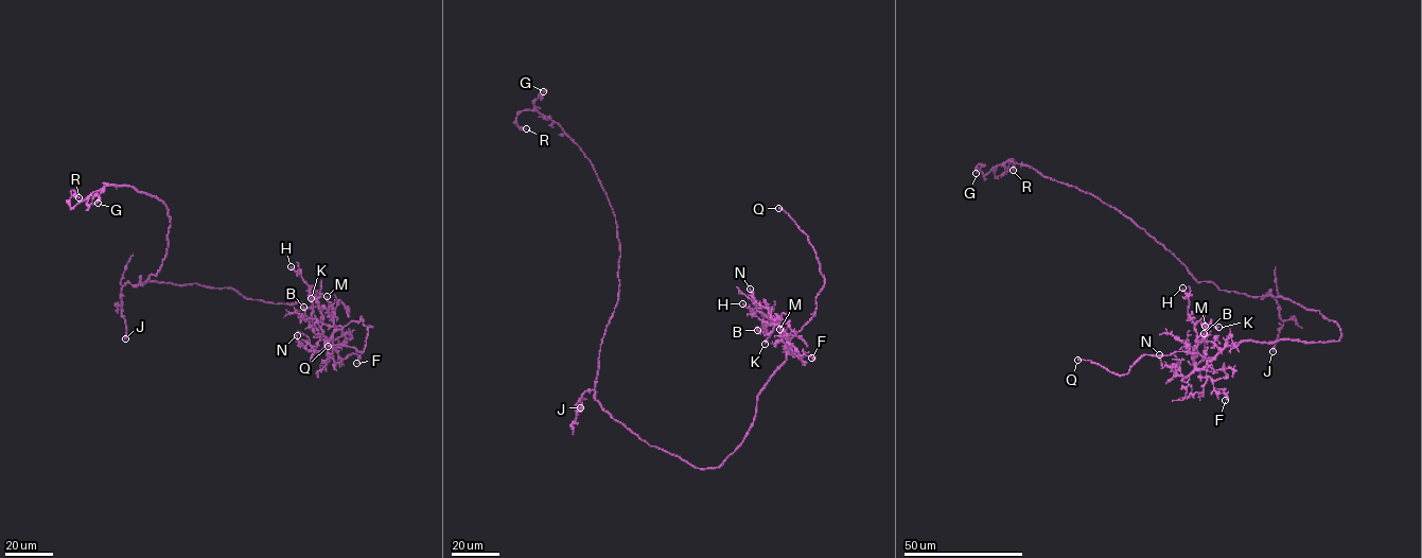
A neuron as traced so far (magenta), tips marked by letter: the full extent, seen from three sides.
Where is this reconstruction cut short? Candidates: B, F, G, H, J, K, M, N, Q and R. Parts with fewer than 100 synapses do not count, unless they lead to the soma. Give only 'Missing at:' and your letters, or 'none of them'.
Missing at: Q

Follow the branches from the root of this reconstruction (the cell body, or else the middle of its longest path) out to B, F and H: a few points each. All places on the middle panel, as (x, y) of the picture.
B: (621, 423), (697, 468), (718, 468), (743, 439), (757, 395), (788, 350), (778, 325), (766, 335), (757, 330)
F: (621, 423), (697, 468), (718, 468), (743, 439), (758, 394), (785, 360), (786, 334), (811, 358)
H: (621, 423), (697, 468), (720, 466), (743, 439), (757, 395), (788, 350), (776, 320), (742, 303)

